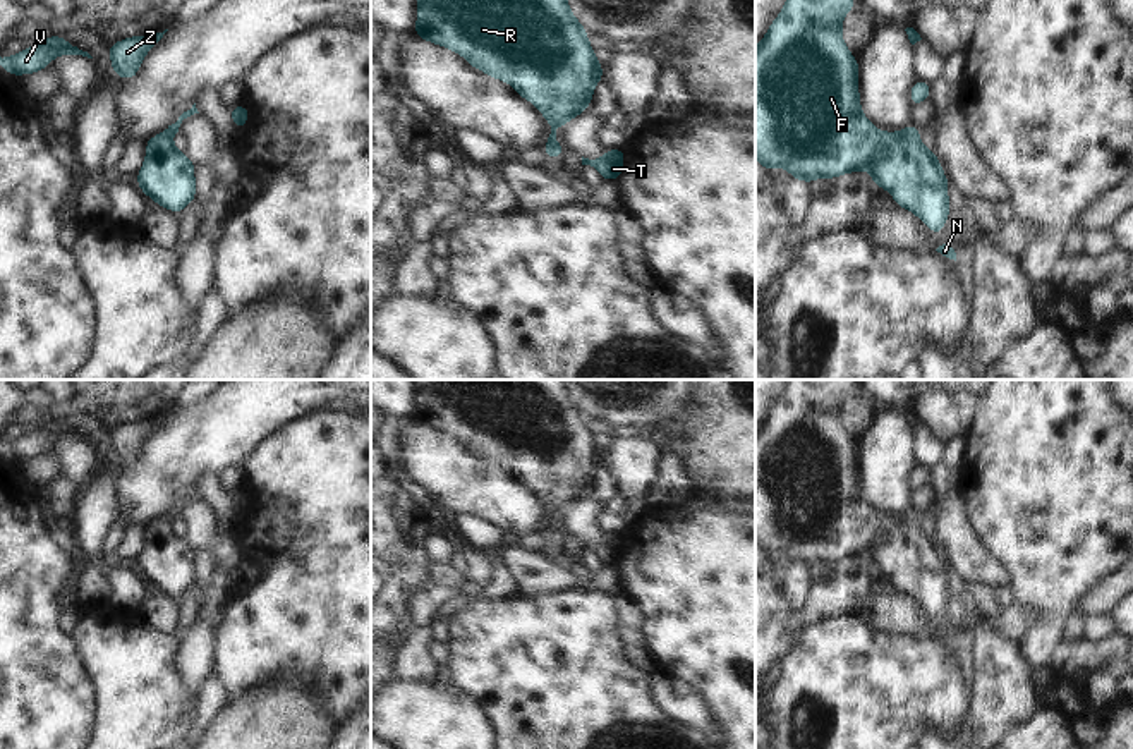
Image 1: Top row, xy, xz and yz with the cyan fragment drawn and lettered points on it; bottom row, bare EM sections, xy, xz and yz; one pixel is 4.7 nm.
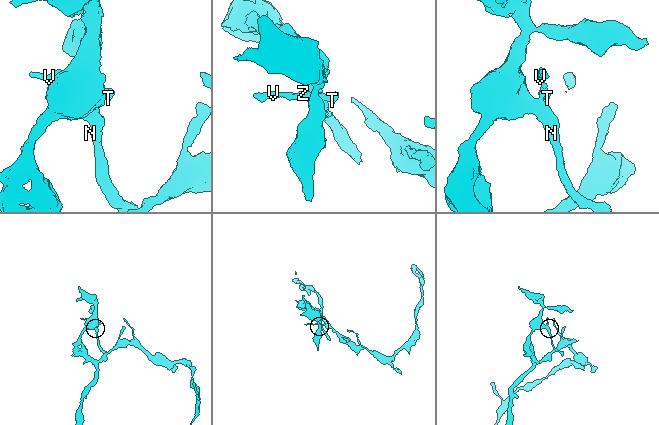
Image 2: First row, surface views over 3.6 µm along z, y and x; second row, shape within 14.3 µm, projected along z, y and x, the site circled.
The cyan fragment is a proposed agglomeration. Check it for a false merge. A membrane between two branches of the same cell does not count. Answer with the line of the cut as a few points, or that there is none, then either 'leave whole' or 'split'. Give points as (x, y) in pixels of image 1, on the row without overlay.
no cut; leave whole

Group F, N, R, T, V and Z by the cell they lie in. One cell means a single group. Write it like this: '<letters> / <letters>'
F N R T V Z

